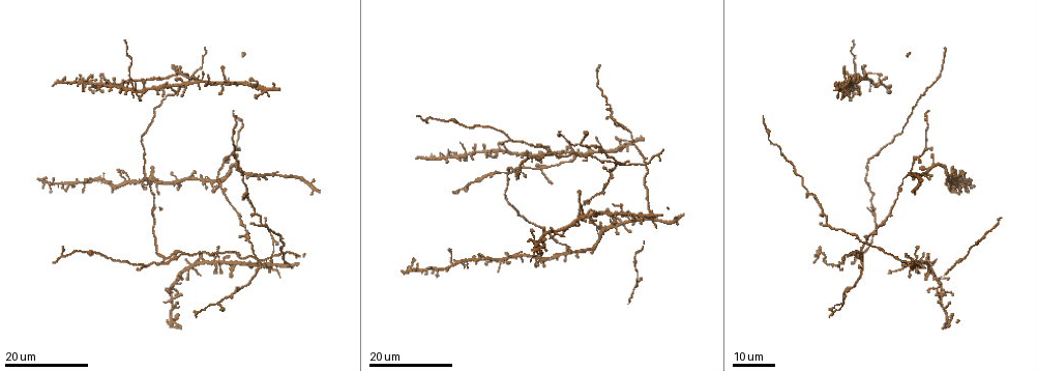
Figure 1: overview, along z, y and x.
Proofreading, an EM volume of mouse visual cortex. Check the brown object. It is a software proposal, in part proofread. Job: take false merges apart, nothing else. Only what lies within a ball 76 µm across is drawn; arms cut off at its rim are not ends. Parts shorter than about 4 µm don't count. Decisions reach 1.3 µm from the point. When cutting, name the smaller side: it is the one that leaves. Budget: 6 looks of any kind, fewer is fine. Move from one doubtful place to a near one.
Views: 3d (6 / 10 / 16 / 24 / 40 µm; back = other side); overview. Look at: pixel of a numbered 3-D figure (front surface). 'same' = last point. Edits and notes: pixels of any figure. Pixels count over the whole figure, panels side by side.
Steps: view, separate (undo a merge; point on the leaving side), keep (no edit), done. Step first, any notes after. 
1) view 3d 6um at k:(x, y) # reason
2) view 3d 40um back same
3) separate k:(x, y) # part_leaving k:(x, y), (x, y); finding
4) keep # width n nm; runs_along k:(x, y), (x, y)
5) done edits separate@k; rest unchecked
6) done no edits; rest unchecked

view 3d 16um at 1:(571, 162) # three-way junction

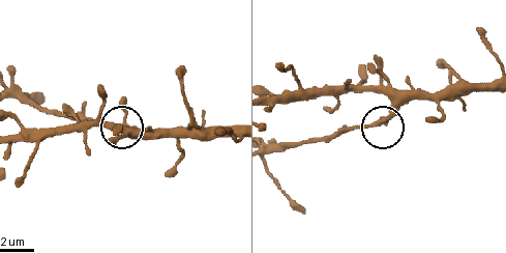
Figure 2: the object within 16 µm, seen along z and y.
view 3d 10um at 2:(379, 120)

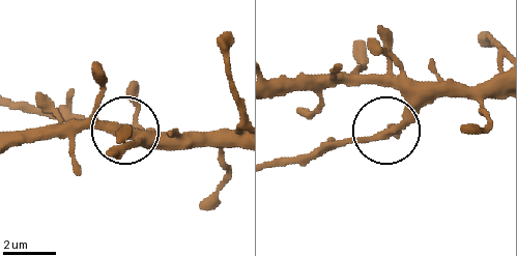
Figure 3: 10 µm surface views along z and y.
keep # arms 3; one neuron here

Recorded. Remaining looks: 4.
view 3d 16um at 1:(493, 151) # thin arm on a thick one

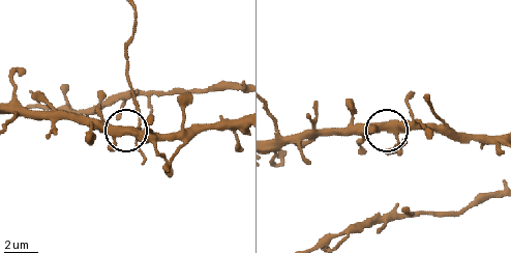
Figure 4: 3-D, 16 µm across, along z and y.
view 3d 10um at 4:(394, 135)

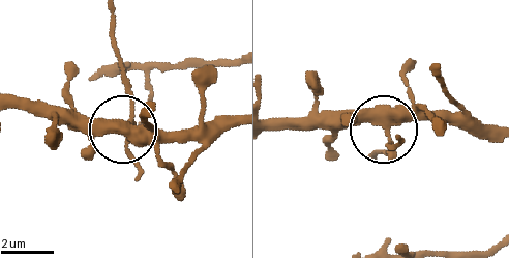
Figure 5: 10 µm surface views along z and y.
separate 5:(136, 166) # part_leaving 5:(133, 122), (133, 90), (114, 37), (114, 17); two neurons meet here

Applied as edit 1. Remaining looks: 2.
done edits separate@5; rest unchecked

